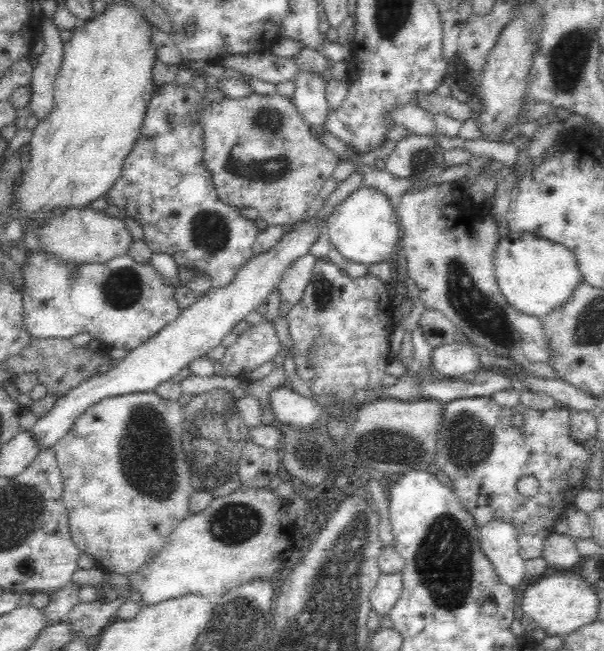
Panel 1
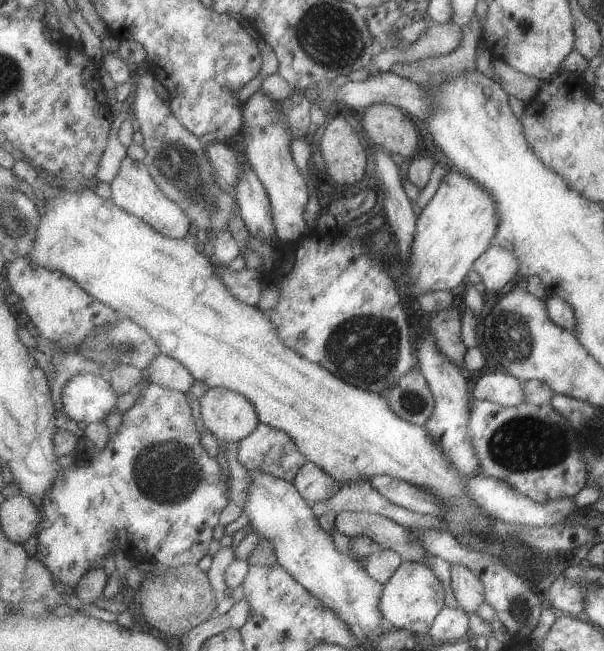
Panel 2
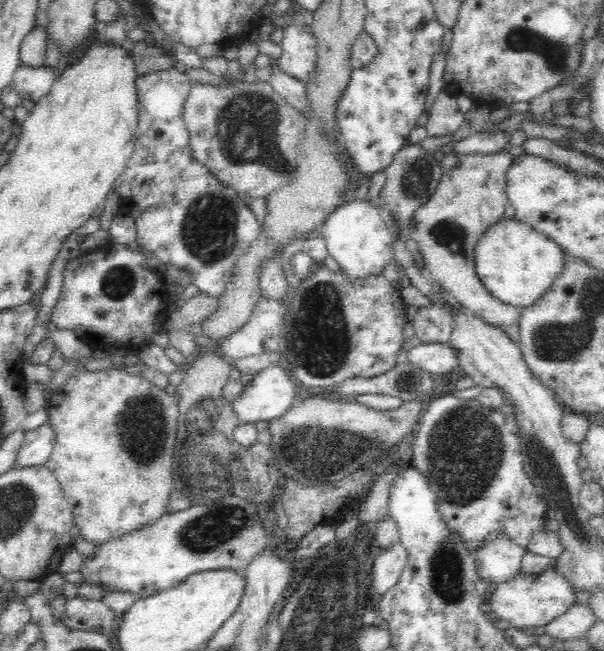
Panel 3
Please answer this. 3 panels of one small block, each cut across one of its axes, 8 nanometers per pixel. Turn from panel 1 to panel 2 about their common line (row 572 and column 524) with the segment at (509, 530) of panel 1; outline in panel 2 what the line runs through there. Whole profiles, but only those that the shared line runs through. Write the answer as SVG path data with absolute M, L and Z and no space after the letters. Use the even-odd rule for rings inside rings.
M481 474L469 478L468 491L472 501L475 501L480 506L480 509L484 510L485 514L492 516L497 521L505 521L506 523L533 525L534 527L557 525L564 522L564 518L567 518L567 514L570 512L575 510L579 512L570 498L539 504L527 495L522 495L504 480L499 480L495 477L484 477Z

